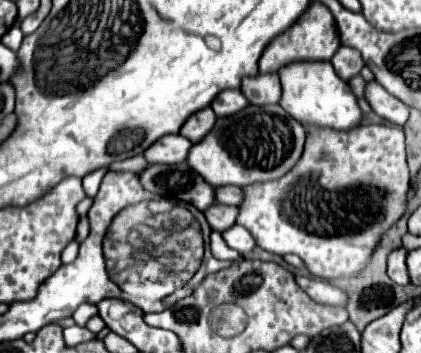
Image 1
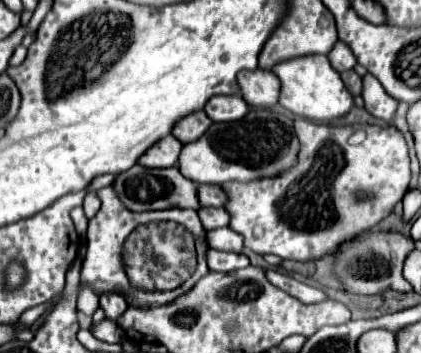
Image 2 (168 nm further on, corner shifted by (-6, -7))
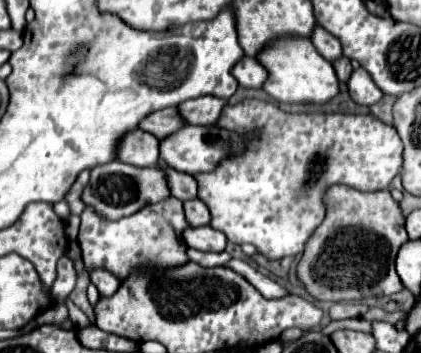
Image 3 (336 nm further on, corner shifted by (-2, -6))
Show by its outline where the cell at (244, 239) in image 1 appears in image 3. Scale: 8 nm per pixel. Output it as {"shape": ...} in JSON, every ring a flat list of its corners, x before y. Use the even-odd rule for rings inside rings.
{"shape":[[211,226,187,228,187,234,183,234,183,240,187,242,189,248,203,250,203,252,223,252,227,246,225,234,221,234]]}

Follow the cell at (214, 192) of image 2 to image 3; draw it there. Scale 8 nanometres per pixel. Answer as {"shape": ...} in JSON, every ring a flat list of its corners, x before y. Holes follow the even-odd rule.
{"shape":[[159,162,159,166,163,166,163,170,167,170,167,178,171,178,171,194,175,198,179,198,183,202,197,198,197,180,193,176,171,170,163,162]]}

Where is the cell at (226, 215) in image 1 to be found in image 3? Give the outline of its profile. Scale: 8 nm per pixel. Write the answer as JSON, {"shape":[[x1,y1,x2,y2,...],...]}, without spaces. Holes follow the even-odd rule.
{"shape":[[201,200,185,202,185,214,187,214,187,222,191,226,205,226,211,222,211,212]]}

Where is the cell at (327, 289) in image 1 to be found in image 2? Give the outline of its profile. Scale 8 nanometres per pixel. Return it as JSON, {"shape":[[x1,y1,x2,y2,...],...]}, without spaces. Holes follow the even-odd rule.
{"shape":[[267,269,265,275,267,275,267,279,269,279,275,287,279,287,279,289,285,291,287,295,291,295,291,297,303,301,303,303,319,303,319,301,327,299,323,291,319,291,319,289,315,289,315,287,309,287,309,285,305,285,305,283,299,283,299,281,295,281,291,275,285,275,285,273,281,273,281,271]]}

